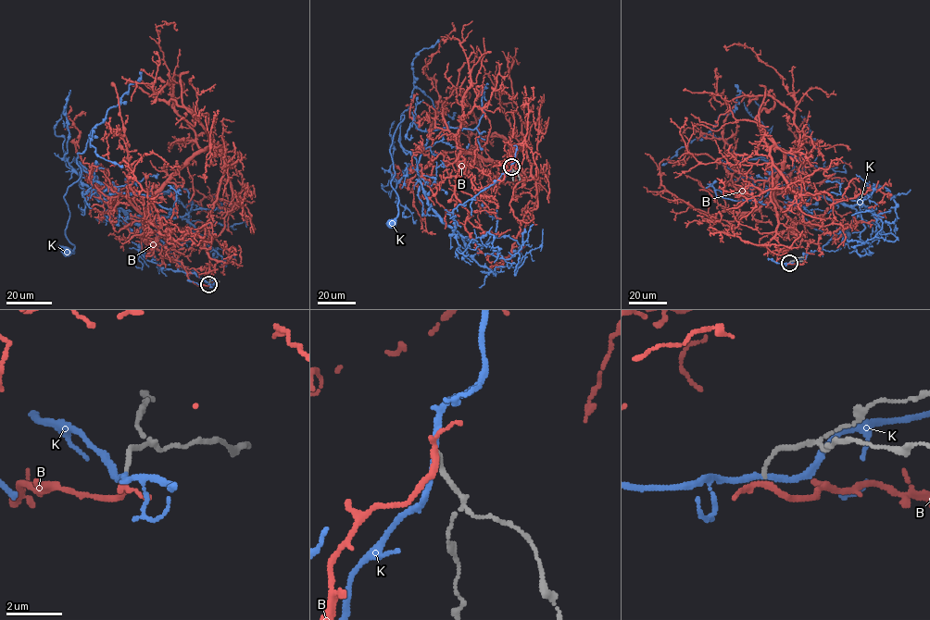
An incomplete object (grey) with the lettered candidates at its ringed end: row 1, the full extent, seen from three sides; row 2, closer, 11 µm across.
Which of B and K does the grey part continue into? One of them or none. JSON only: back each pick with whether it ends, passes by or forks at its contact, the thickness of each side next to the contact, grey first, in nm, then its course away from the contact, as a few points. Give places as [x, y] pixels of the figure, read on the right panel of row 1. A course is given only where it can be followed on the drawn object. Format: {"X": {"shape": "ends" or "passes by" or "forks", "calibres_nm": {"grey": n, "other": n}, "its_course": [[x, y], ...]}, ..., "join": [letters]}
{"B": {"shape": "passes by", "calibres_nm": {"grey": 110, "other": 200}, "its_course": [[789, 263], [812, 242], [773, 197], [772, 145], [792, 190], [879, 190], [869, 208]]}, "join": ["B"]}

